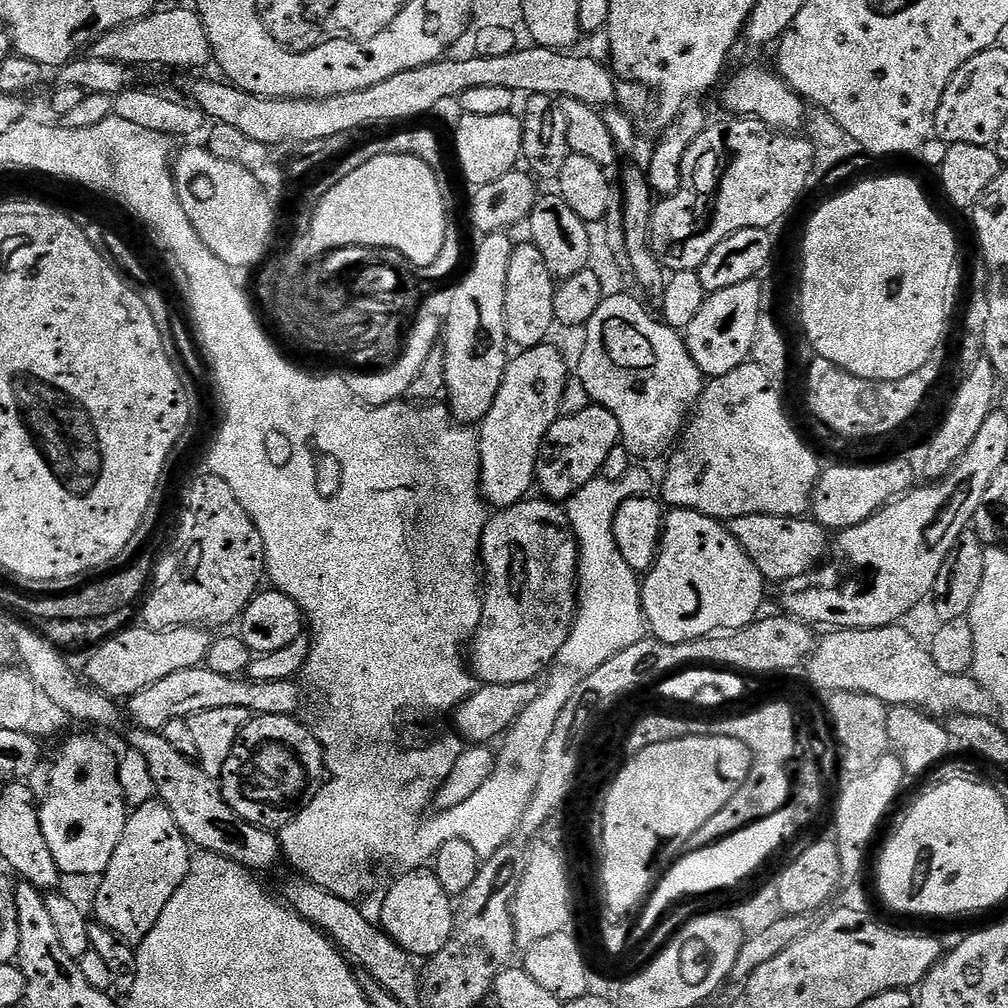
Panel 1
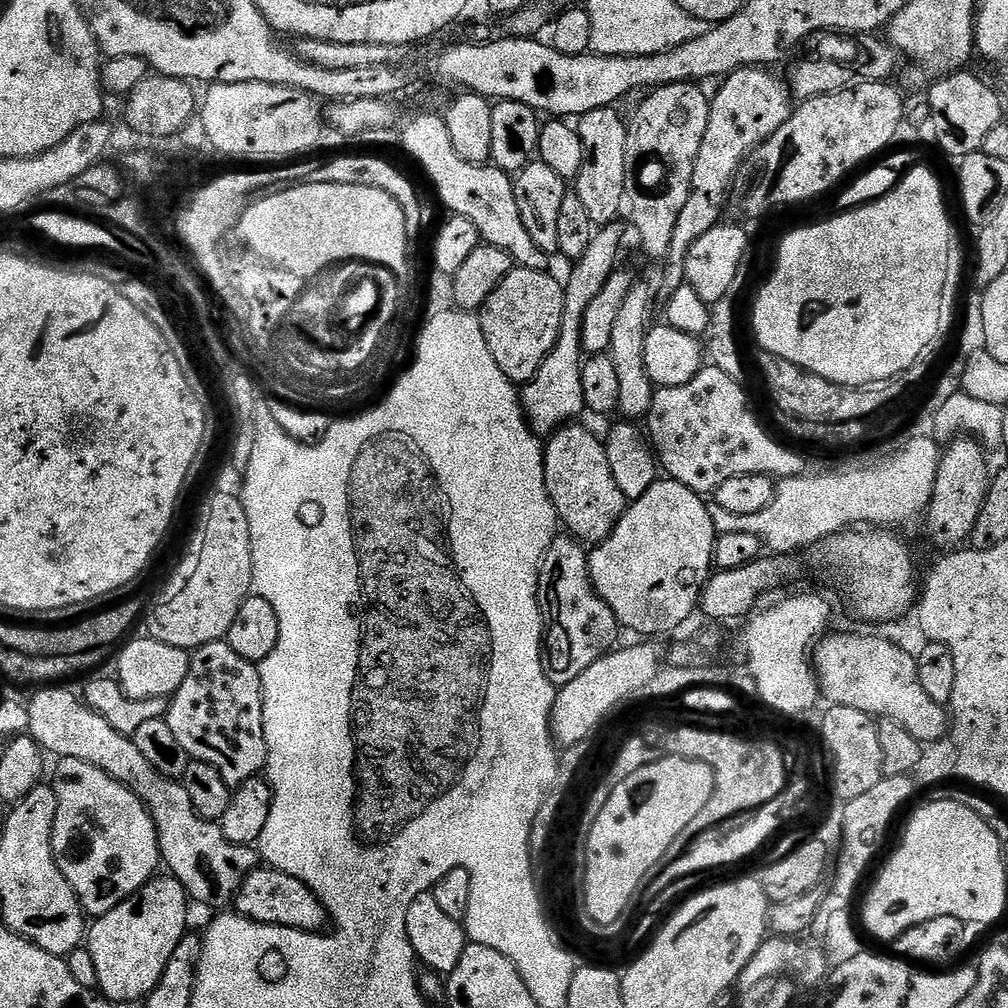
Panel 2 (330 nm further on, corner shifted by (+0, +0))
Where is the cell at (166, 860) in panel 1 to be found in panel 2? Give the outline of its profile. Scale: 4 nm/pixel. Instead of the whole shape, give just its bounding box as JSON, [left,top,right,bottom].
[86,874,189,1005]

